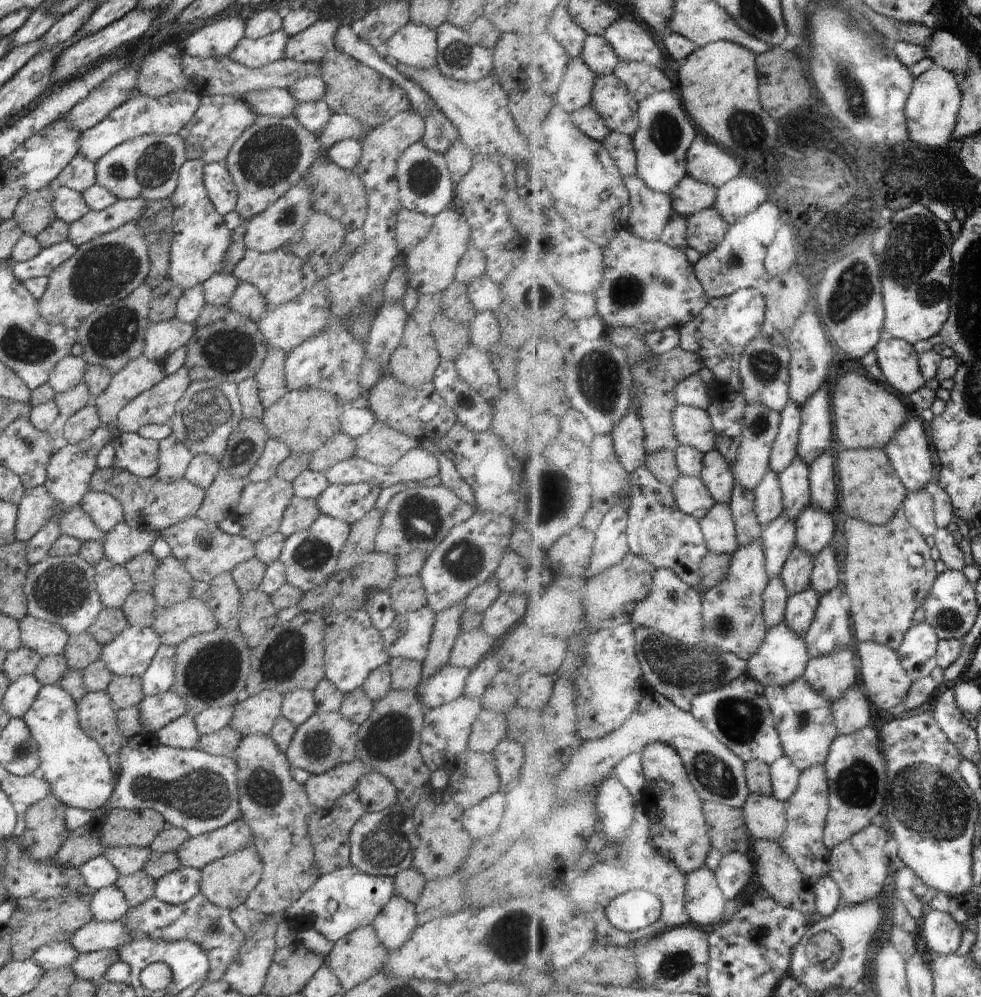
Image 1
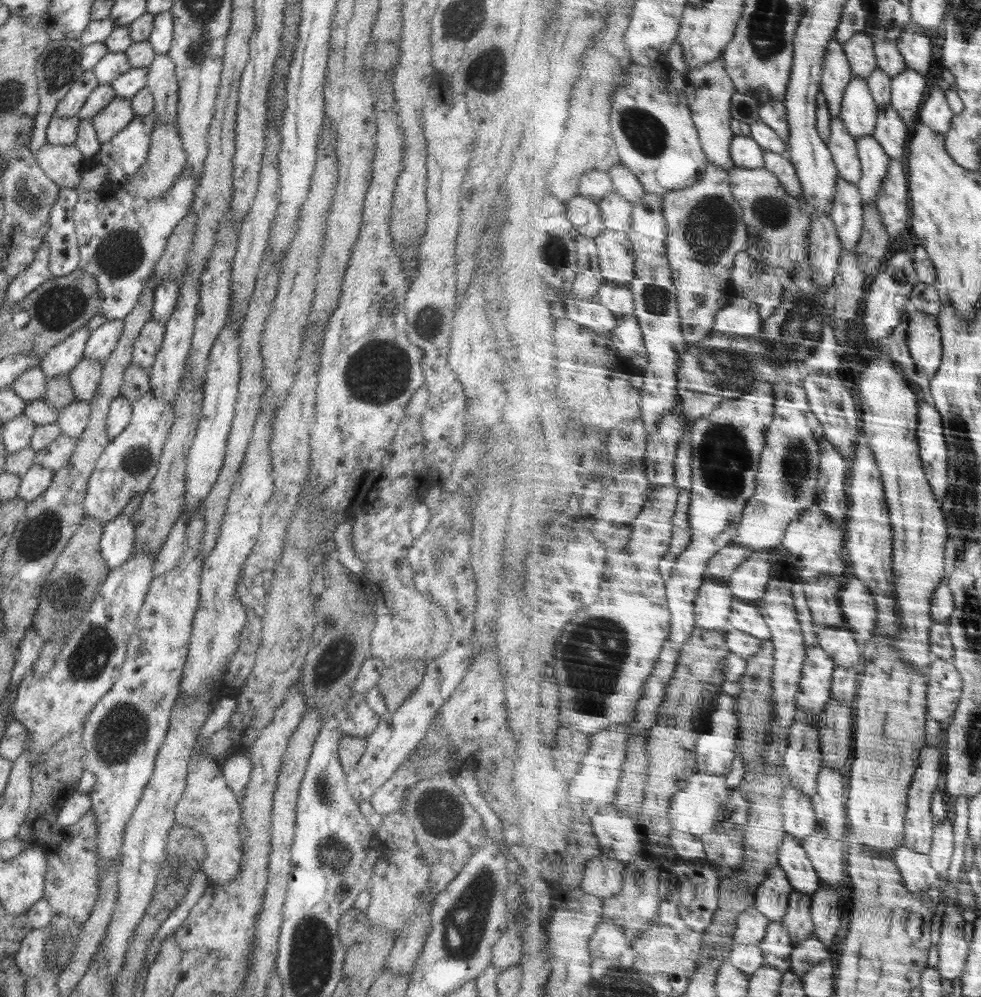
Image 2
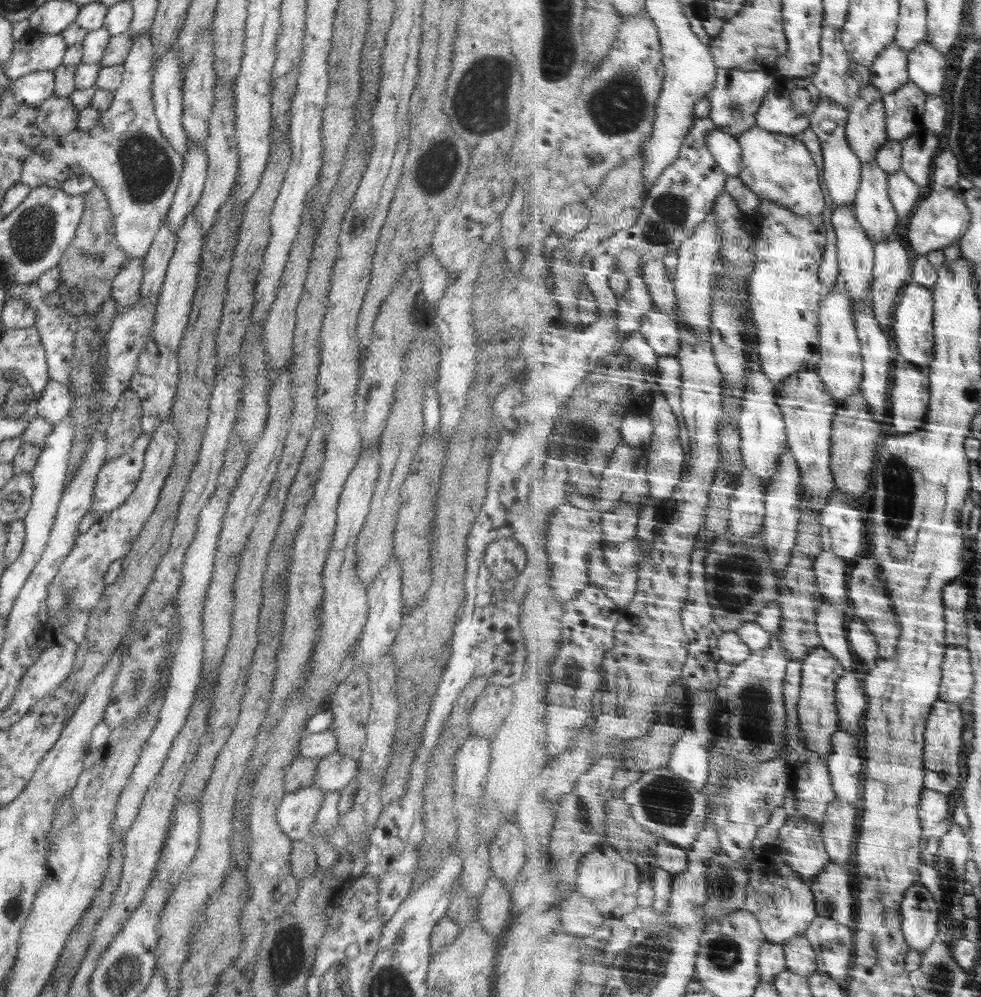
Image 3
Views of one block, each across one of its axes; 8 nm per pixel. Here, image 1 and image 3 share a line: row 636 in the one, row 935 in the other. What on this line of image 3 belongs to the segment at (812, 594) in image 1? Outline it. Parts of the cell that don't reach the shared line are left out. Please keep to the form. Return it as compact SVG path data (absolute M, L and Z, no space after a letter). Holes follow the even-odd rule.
M806 935L793 938L784 947L787 951L788 968L792 972L811 977L819 970L819 954Z

